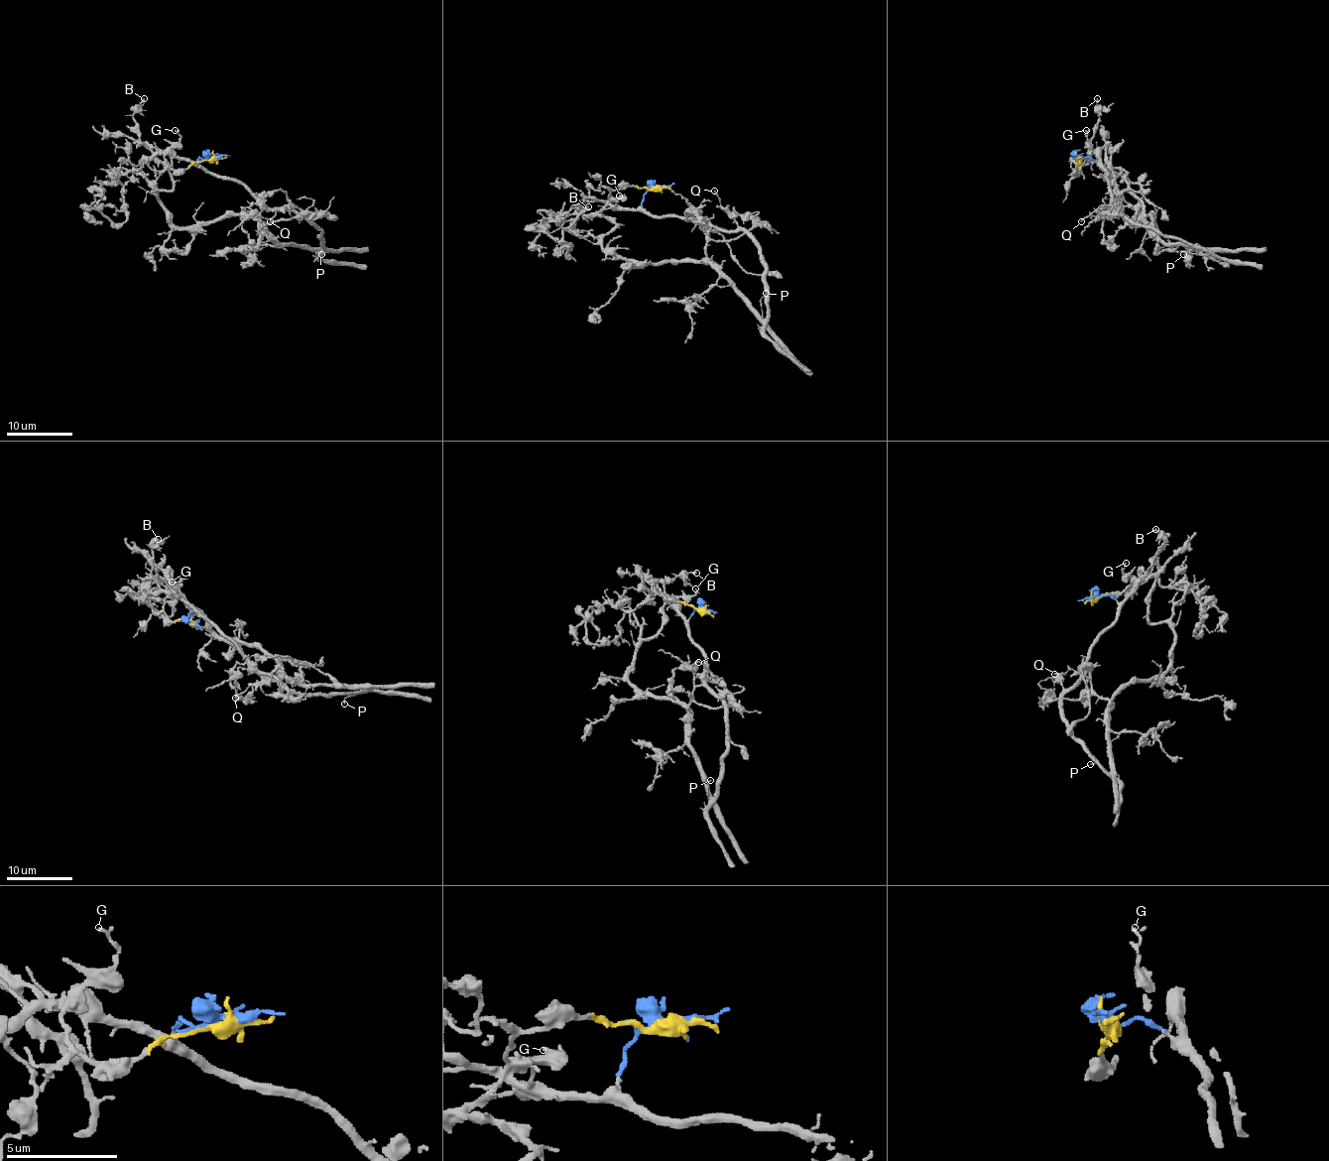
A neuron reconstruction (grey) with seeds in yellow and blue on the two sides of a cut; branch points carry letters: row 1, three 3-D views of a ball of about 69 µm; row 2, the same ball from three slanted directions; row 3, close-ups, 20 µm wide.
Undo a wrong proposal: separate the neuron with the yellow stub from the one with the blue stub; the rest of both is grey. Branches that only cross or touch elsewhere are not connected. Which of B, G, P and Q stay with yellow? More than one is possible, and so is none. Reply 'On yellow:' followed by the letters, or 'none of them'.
On yellow: G

